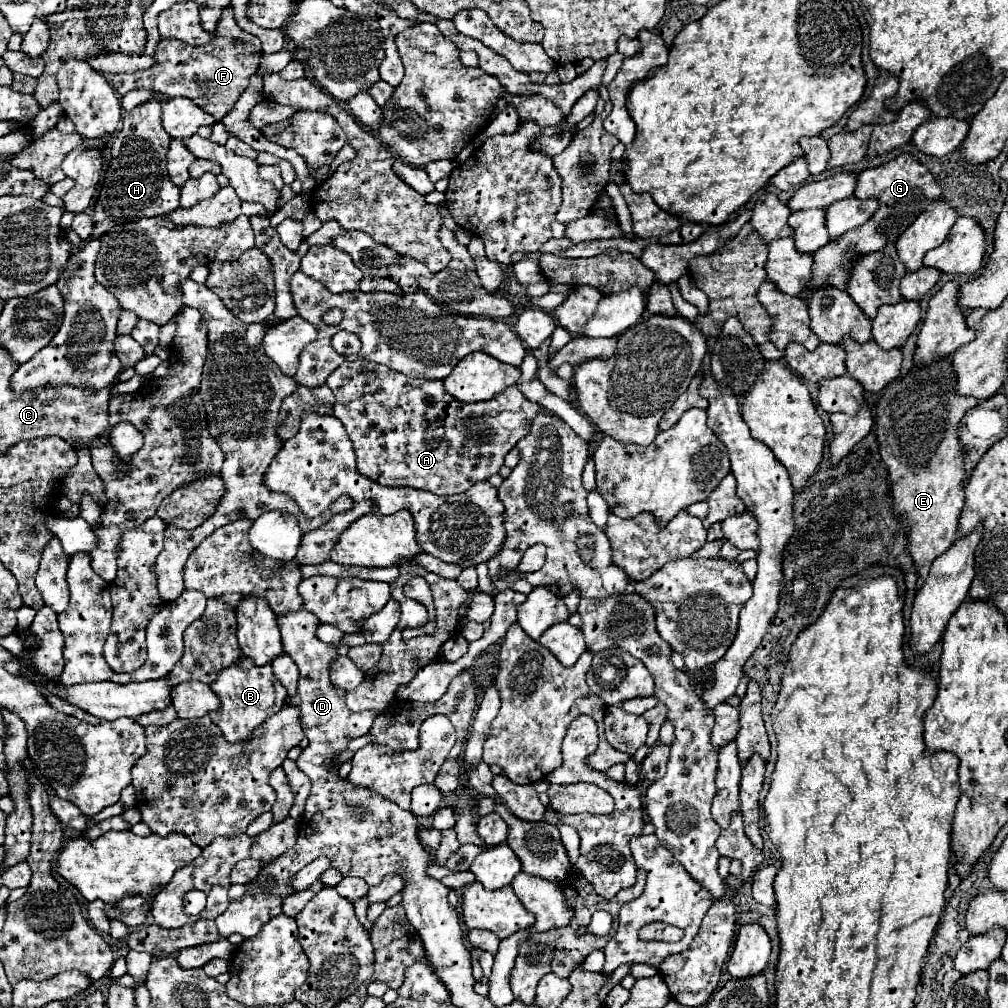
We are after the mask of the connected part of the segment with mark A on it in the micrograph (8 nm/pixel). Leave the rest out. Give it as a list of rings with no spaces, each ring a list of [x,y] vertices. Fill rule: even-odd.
[[[363,359],[345,361],[327,377],[327,385],[337,397],[333,415],[345,425],[353,441],[357,453],[357,469],[361,475],[381,485],[425,489],[443,497],[463,493],[477,481],[485,481],[495,475],[501,469],[505,455],[517,445],[519,439],[525,437],[525,433],[529,433],[531,419],[535,419],[539,413],[555,415],[527,401],[523,393],[519,393],[517,385],[509,387],[489,401],[471,405],[455,401],[451,395],[443,393],[443,381],[409,379],[385,365],[369,363]]]

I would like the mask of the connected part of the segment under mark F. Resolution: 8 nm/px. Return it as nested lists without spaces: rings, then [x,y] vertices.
[[[231,7],[223,11],[213,41],[199,48],[192,48],[177,39],[161,39],[153,61],[155,65],[141,73],[119,73],[113,75],[111,83],[119,95],[131,89],[155,89],[167,97],[187,97],[205,113],[221,121],[235,105],[235,99],[247,89],[249,77],[257,73],[261,61],[261,41],[255,35],[241,31],[233,19]]]

